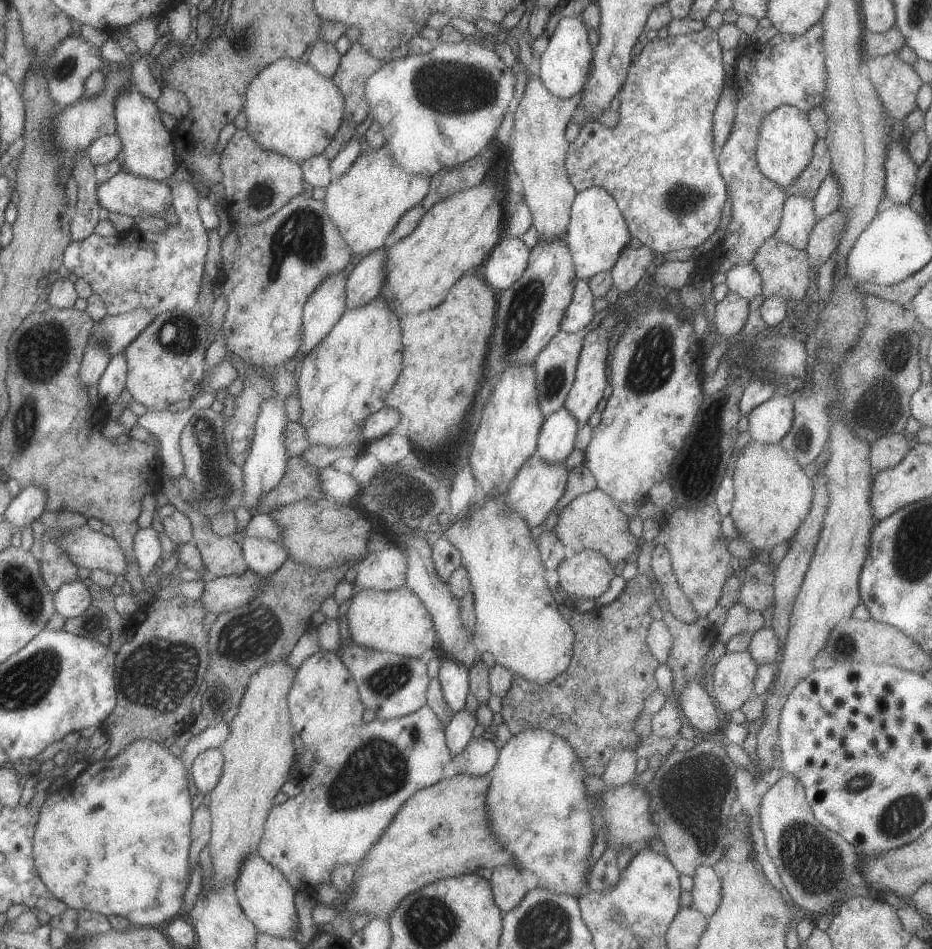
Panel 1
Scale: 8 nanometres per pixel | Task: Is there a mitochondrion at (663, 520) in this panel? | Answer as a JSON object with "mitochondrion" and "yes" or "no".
{"mitochondrion":"no"}

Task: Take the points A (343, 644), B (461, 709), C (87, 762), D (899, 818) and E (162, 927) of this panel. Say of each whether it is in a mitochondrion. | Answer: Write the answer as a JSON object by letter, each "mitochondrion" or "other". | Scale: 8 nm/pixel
{"A":"other","B":"other","C":"other","D":"mitochondrion","E":"other"}

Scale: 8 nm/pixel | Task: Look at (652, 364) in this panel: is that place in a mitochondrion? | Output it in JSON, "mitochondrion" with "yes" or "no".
{"mitochondrion":"yes"}

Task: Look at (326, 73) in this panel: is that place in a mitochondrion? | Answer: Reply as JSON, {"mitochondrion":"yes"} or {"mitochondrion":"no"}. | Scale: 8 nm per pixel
{"mitochondrion":"no"}

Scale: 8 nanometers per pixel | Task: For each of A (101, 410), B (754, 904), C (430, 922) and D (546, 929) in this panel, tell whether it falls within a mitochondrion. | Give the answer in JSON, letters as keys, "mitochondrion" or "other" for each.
{"A":"other","B":"other","C":"mitochondrion","D":"mitochondrion"}

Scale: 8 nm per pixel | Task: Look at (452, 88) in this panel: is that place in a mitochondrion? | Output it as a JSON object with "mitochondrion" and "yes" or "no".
{"mitochondrion":"yes"}

